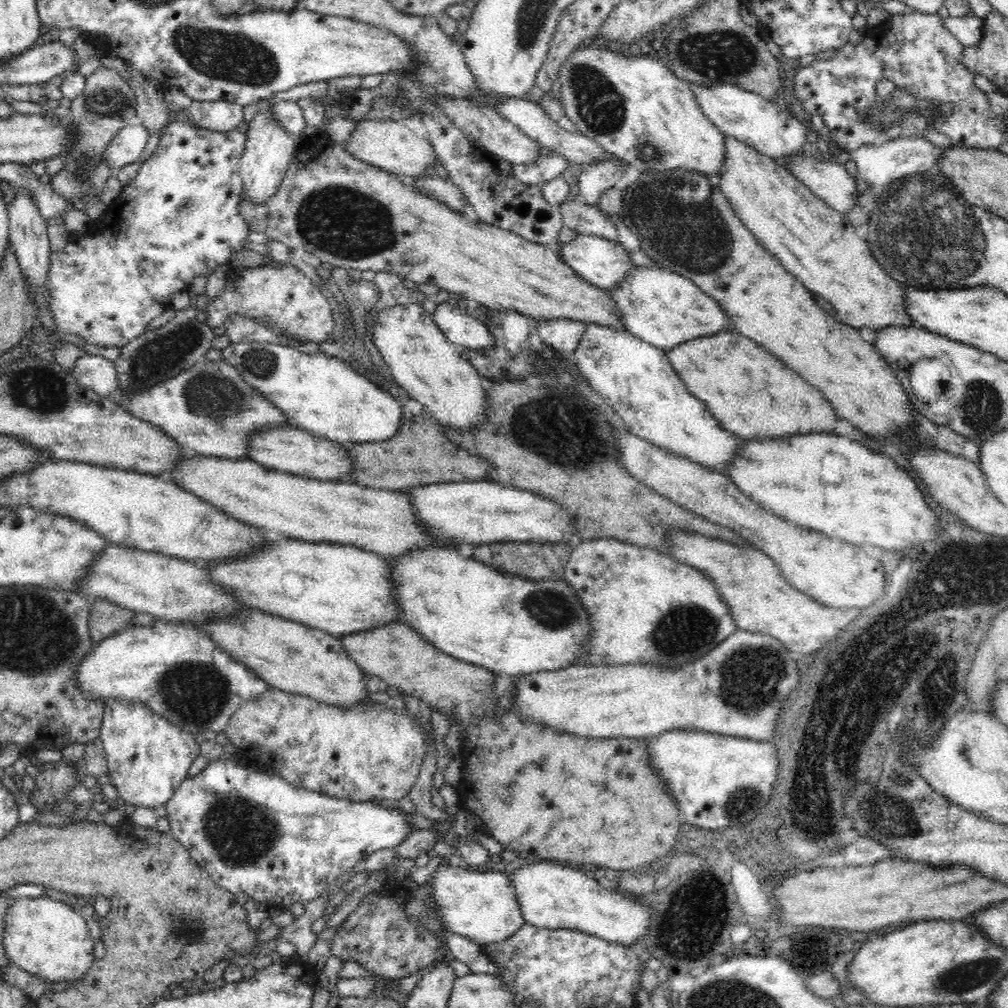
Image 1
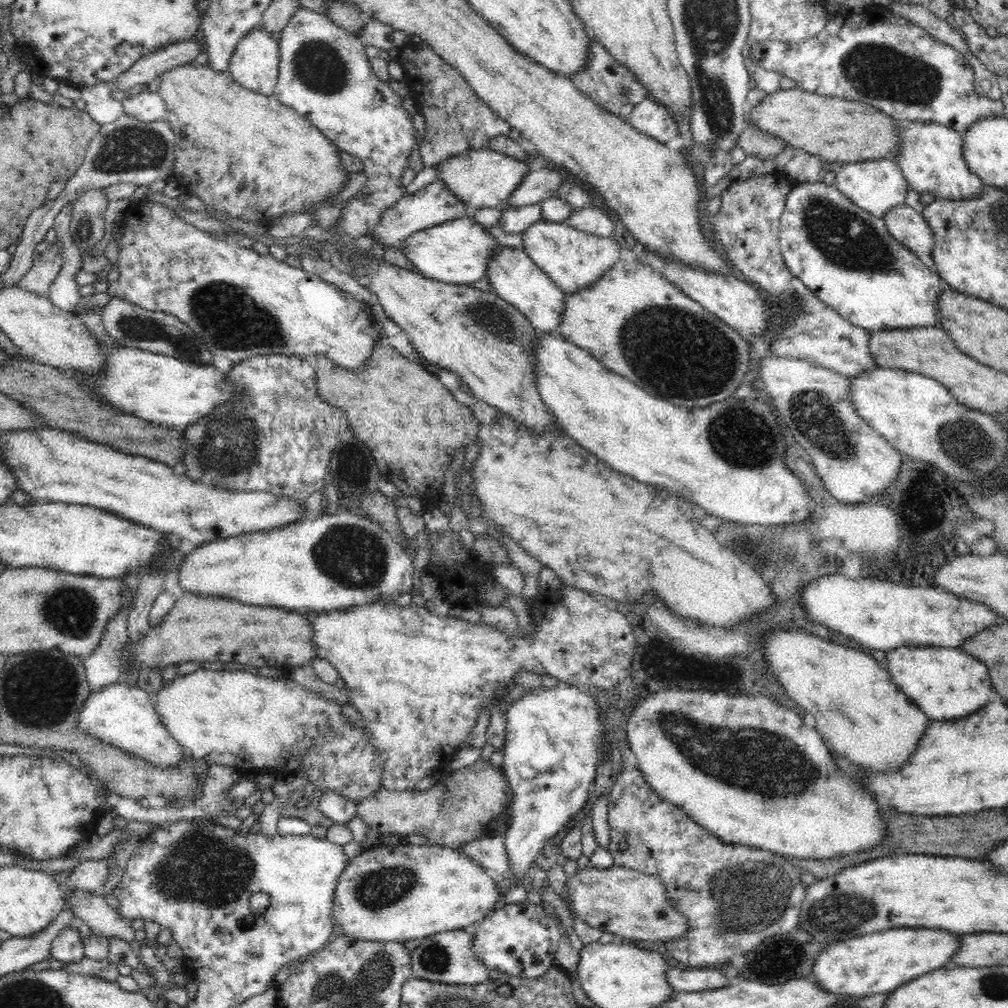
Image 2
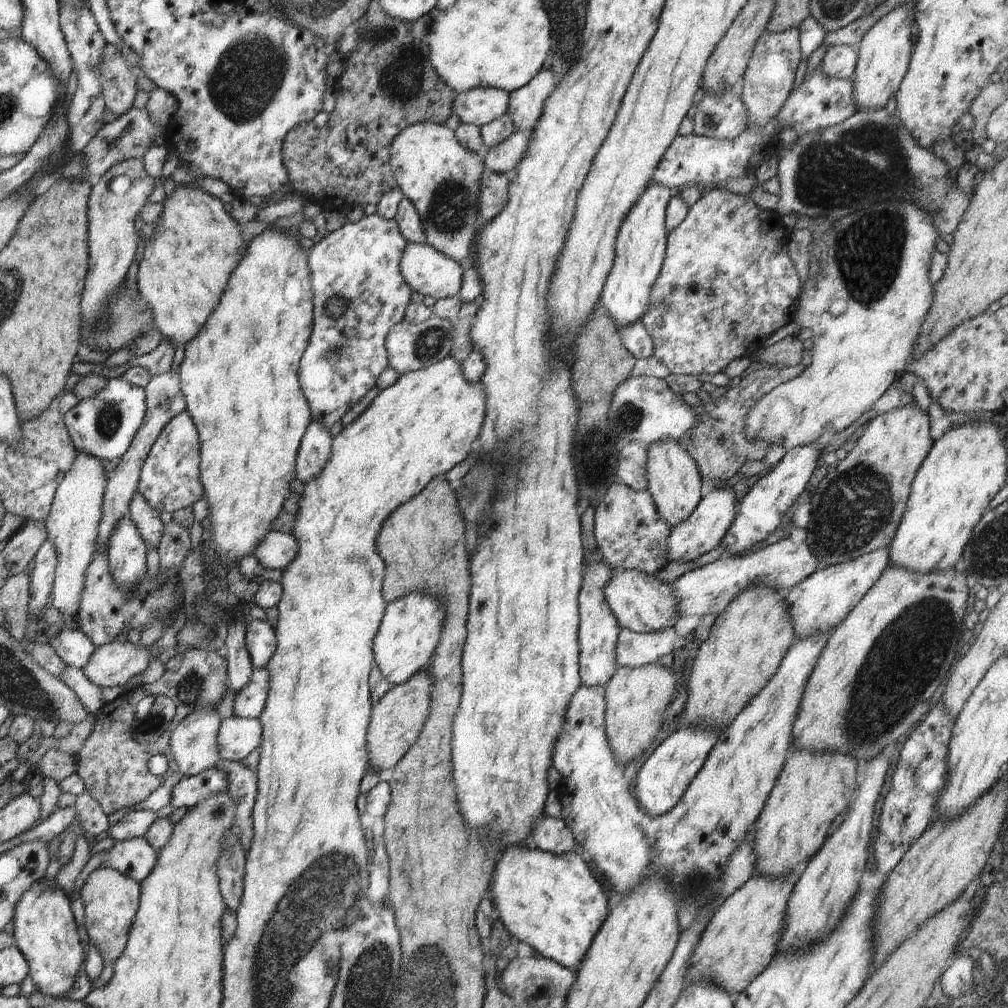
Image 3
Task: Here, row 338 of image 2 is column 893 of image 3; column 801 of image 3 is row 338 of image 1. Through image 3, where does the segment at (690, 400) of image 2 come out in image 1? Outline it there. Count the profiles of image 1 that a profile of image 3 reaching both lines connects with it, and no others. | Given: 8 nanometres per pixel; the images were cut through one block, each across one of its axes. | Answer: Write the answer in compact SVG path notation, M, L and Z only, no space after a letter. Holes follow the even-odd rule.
M726 331L716 335L682 342L666 355L684 381L686 389L694 397L704 401L708 411L716 417L720 427L736 435L741 440L775 440L786 439L795 435L811 434L812 432L835 433L836 414L834 408L828 404L822 406L824 395L820 390L802 378L798 373L787 368L779 357L763 349L755 340L747 338L736 331Z

